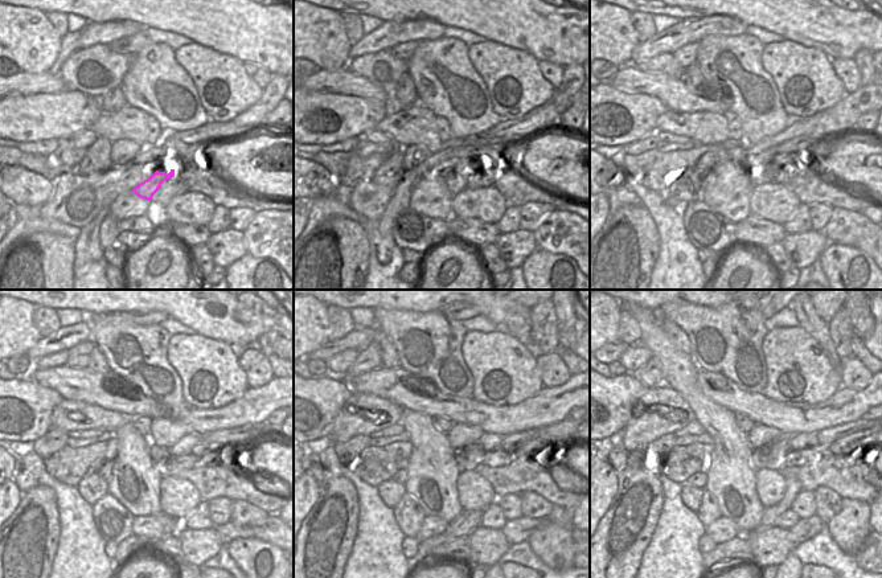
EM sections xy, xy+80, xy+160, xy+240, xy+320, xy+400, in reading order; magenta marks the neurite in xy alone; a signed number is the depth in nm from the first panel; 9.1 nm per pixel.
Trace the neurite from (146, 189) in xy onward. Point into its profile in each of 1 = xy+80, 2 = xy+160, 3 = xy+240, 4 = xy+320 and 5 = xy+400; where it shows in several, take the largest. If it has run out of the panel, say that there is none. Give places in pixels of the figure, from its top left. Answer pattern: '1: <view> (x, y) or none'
1: xy+80 (455, 183)
2: xy+160 (758, 175)
3: xy+240 (189, 460)
4: xy+320 (497, 458)
5: xy+400 (796, 458)

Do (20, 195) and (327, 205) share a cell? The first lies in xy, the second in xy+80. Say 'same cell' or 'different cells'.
different cells

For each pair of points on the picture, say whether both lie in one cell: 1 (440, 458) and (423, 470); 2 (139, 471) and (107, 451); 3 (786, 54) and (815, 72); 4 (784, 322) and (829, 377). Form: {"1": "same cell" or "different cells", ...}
{"1": "same cell", "2": "different cells", "3": "same cell", "4": "different cells"}

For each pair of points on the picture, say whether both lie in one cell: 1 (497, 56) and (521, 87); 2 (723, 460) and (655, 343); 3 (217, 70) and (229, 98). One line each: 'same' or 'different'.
1: same
2: same
3: same

